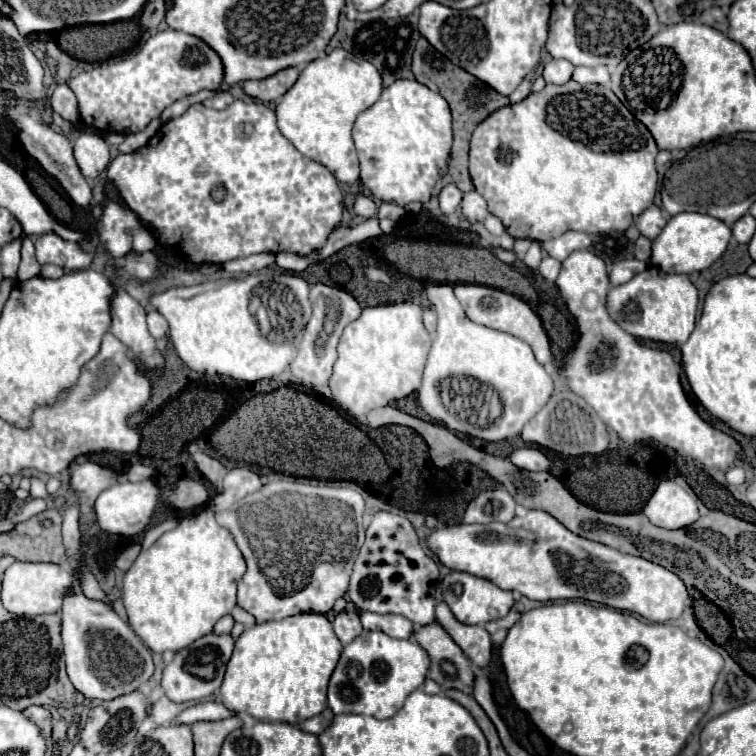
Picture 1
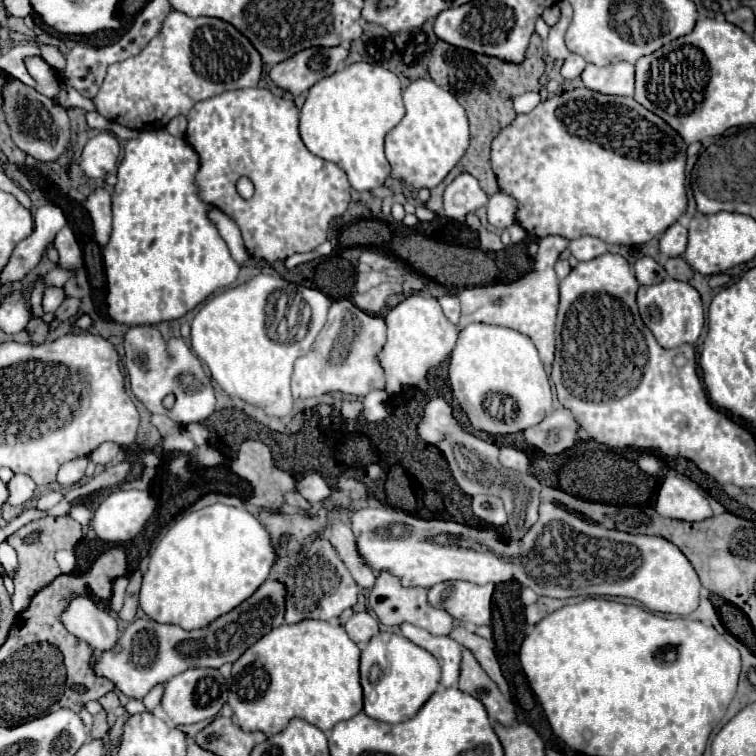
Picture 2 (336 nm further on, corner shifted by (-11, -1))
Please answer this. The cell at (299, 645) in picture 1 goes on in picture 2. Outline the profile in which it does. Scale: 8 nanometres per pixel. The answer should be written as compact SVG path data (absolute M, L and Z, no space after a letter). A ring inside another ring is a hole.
M303 619L293 625L283 623L273 627L233 663L233 671L227 683L227 703L243 731L263 731L265 735L275 735L297 717L327 733L339 721L347 721L363 709L363 693L359 685L359 647L349 639L343 625L329 621Z

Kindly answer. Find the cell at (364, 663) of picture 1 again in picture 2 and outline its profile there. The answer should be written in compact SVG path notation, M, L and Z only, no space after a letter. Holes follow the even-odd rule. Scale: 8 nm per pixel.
M395 633L375 635L361 651L361 687L363 687L363 711L385 723L401 723L411 719L419 707L435 693L441 677L437 659Z

